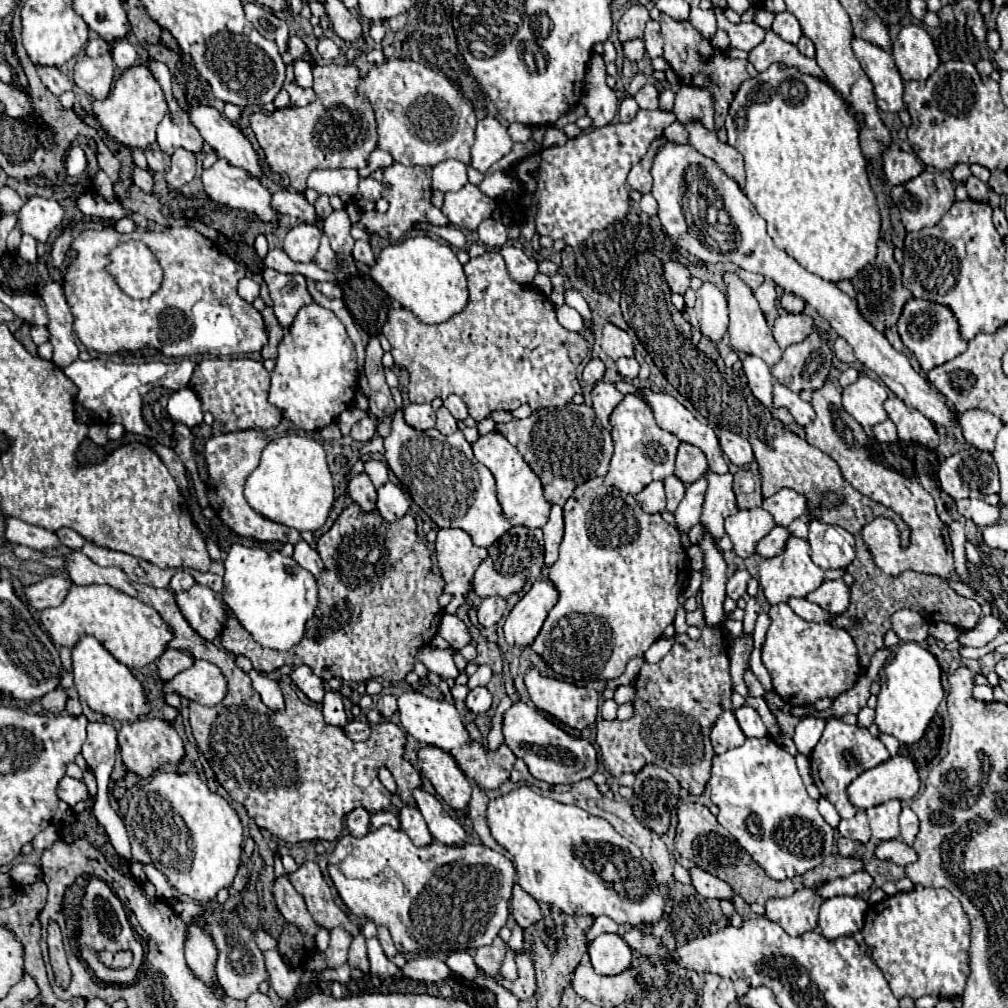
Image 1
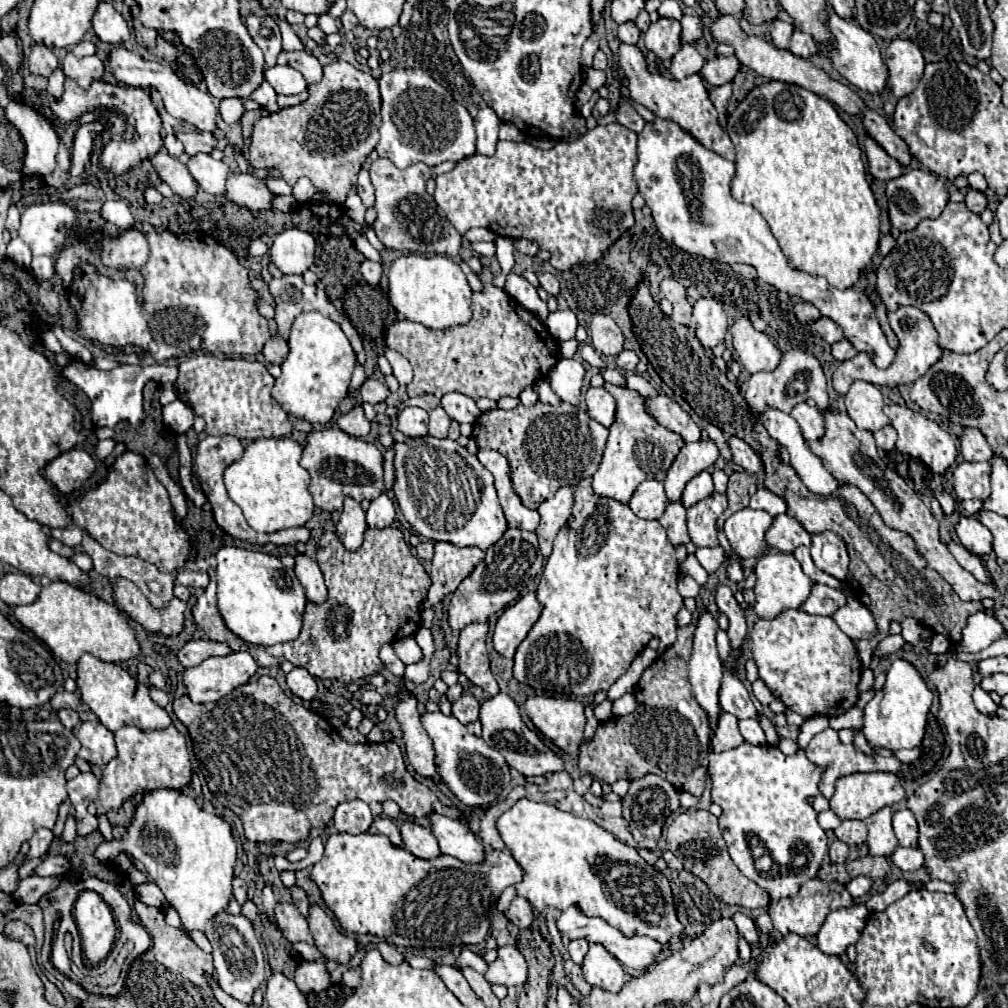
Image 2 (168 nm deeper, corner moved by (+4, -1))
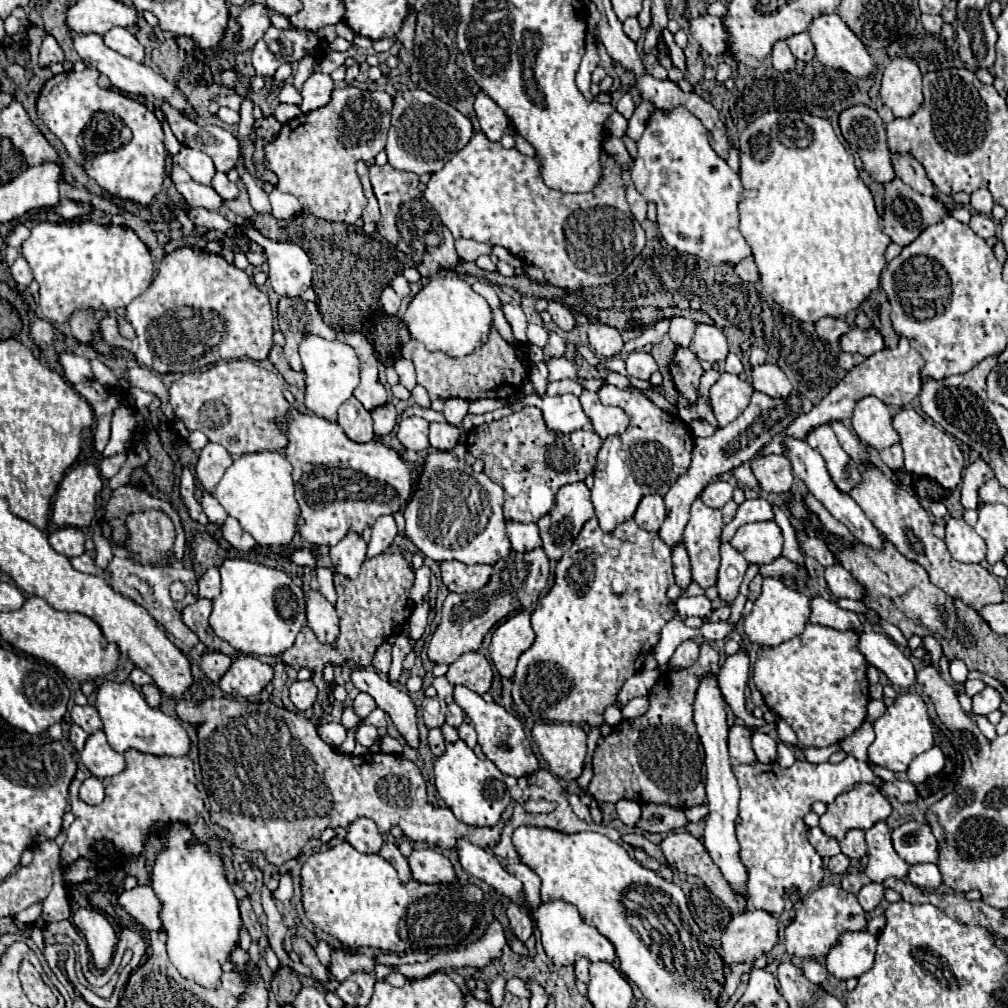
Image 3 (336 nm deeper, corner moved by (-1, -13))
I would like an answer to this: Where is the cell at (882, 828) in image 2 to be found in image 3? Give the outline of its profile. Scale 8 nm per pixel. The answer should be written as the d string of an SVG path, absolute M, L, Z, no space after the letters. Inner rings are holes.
M877 822L873 828L865 832L867 846L869 846L869 864L865 874L873 882L883 882L889 876L905 878L909 864L901 860L901 856L895 852L891 842L891 830L885 822Z

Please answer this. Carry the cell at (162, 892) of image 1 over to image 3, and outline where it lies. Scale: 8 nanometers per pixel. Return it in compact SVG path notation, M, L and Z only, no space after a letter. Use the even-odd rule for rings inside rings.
M101 730L87 738L85 748L81 752L81 762L97 778L115 776L115 774L119 774L125 768L123 754L115 752L109 746L109 742L105 738L105 732L101 732Z

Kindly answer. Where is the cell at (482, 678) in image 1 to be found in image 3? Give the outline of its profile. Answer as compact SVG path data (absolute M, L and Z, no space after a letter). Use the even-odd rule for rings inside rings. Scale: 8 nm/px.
M449 704L449 712L447 712L447 722L451 724L451 726L459 726L461 722L463 722L463 718L465 718L465 714L463 714L463 710L459 708L459 704Z

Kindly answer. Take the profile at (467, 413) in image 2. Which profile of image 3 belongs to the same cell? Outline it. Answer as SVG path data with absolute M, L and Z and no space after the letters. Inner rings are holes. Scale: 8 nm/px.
M449 398L445 402L445 418L449 424L459 424L465 416L467 416L467 410L469 410L469 402L467 400L461 400L461 398Z

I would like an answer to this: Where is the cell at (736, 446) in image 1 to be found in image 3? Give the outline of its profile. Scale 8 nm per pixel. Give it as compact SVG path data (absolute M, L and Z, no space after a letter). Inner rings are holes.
M777 454L755 456L751 460L751 470L753 470L761 490L765 490L765 492L783 494L783 492L789 492L789 488L793 484L791 464L783 454L781 456L777 456Z

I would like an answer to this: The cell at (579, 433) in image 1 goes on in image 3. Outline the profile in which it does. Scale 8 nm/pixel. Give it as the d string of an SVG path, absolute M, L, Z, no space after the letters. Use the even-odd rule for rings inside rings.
M525 406L501 420L475 426L467 434L467 450L485 462L483 472L505 490L505 518L517 522L537 522L553 510L561 486L585 482L593 474L601 444L603 438L591 428L569 432L569 436L553 436L535 406Z

